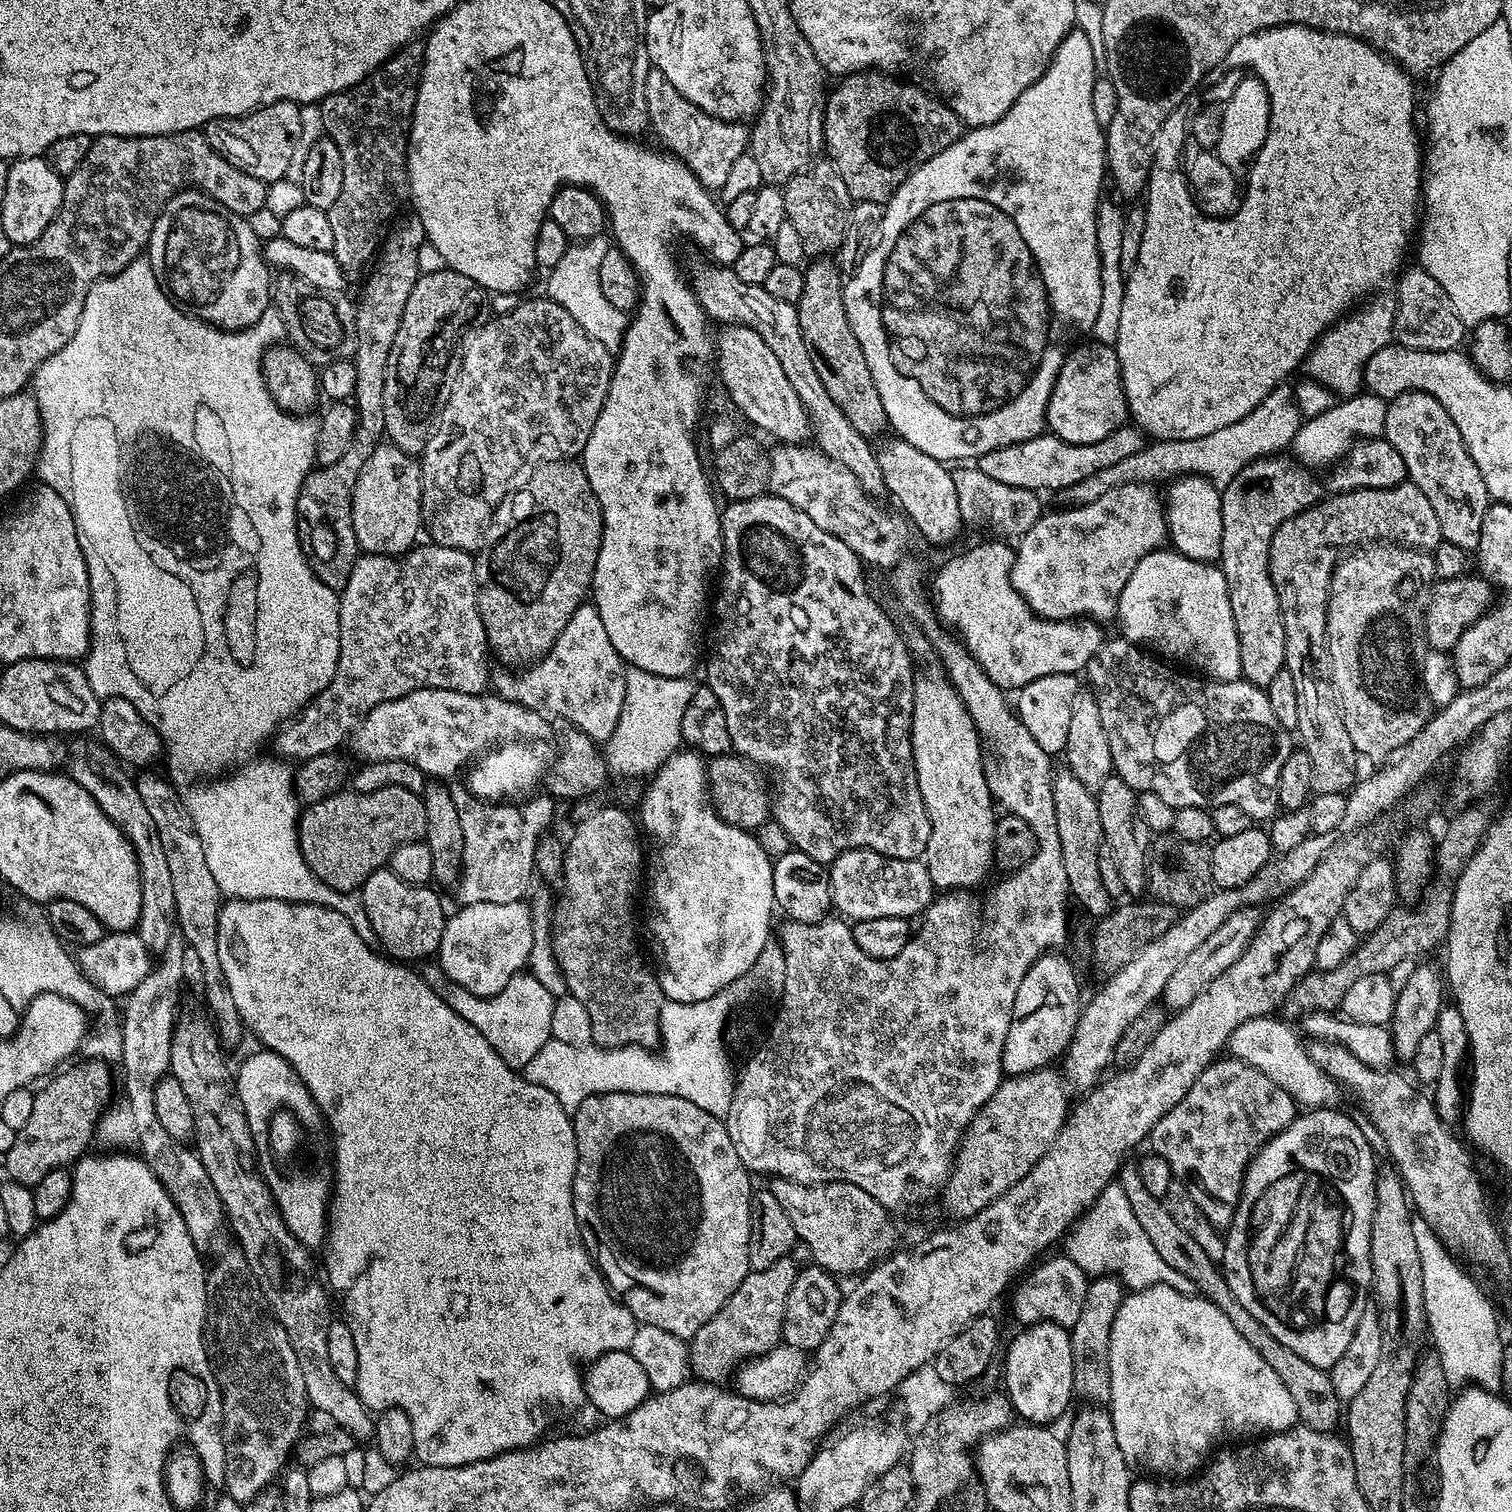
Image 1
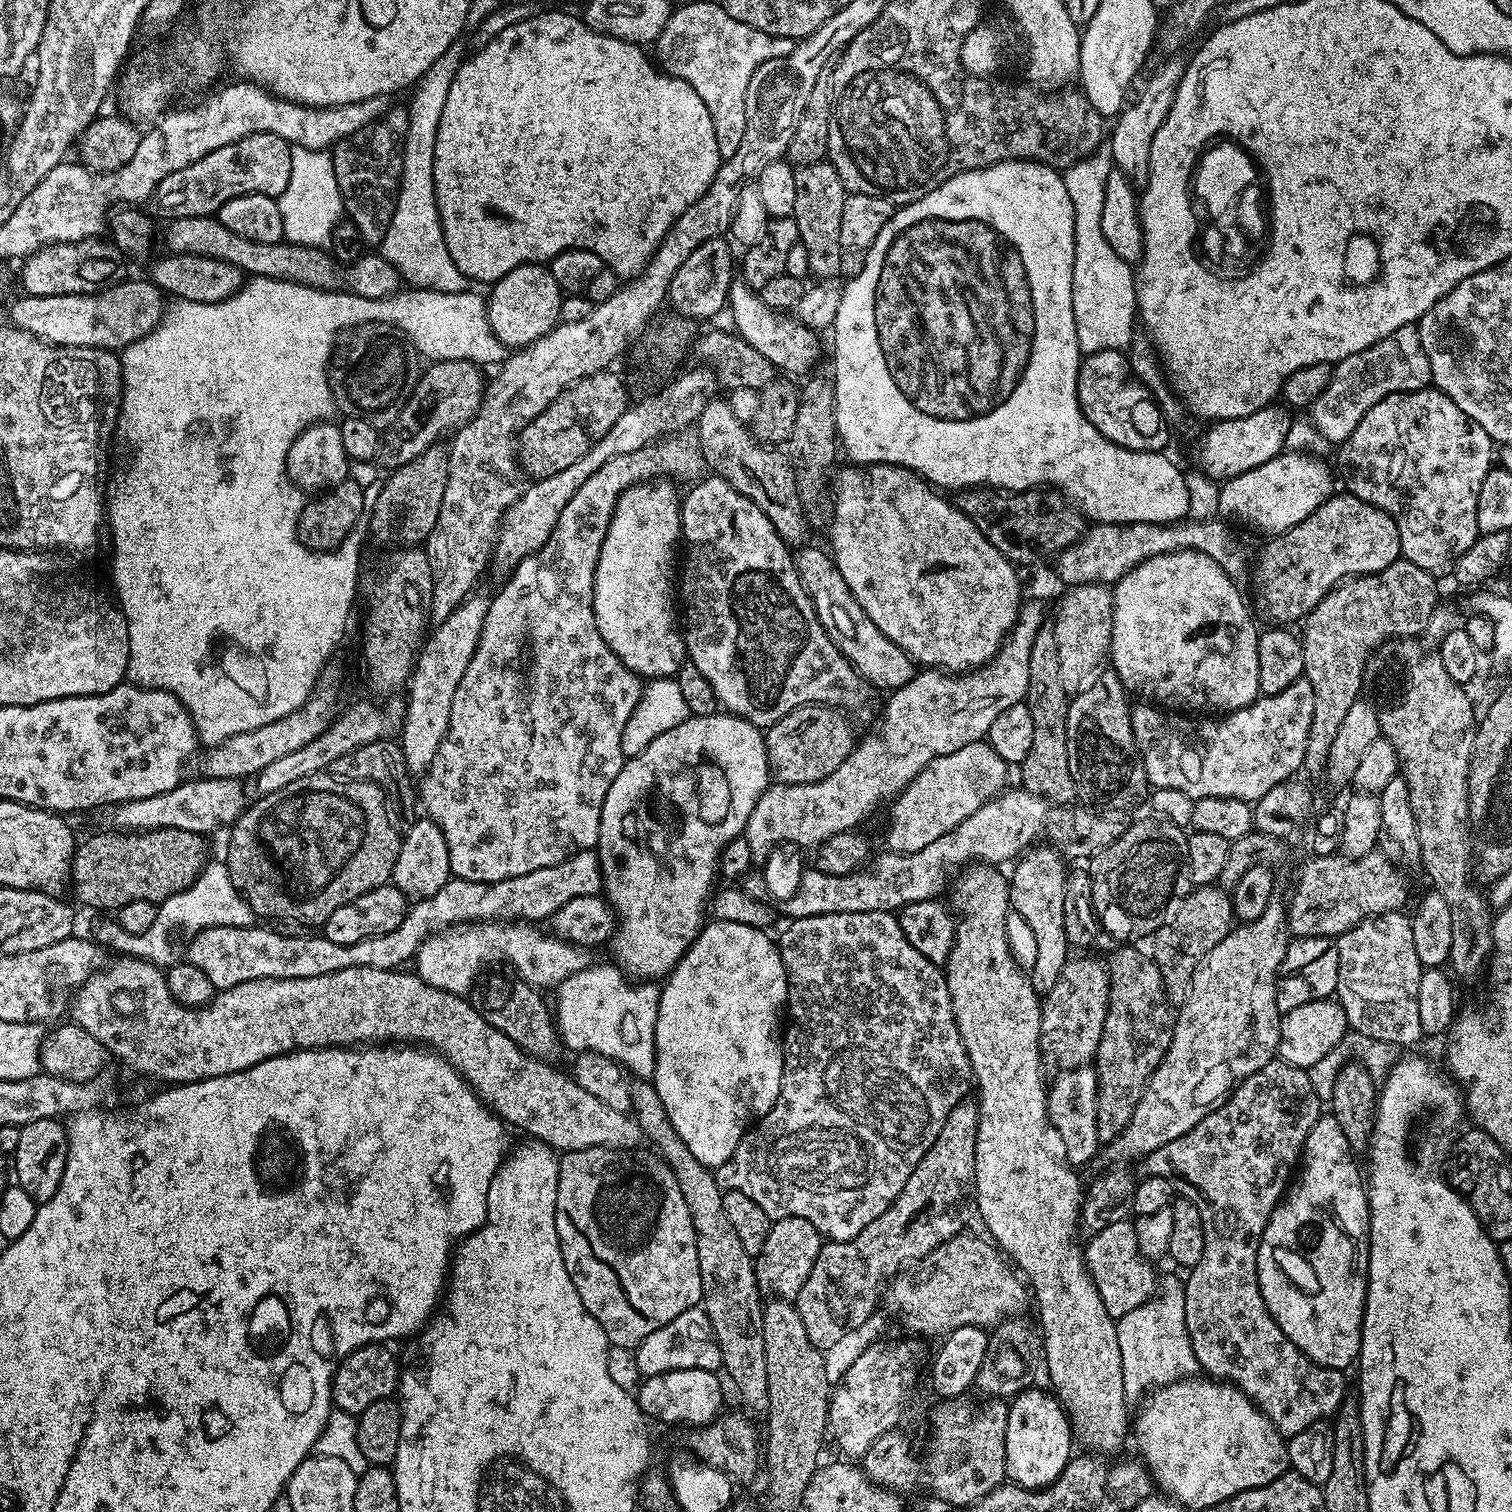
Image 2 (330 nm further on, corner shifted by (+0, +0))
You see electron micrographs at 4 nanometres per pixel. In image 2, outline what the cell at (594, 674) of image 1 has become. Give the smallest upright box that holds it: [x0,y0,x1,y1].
[418,438,706,882]

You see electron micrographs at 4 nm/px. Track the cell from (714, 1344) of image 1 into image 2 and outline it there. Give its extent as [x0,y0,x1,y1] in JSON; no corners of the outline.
[754,1216,821,1301]

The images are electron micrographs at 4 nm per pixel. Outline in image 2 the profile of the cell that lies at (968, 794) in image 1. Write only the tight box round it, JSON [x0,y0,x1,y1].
[946,863,1130,1454]

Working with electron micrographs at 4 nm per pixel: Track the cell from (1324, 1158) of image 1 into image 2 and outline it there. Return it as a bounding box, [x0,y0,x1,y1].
[1256,1114,1368,1370]

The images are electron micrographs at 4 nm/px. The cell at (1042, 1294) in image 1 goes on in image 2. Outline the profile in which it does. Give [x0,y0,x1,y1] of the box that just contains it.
[1083,1219,1158,1318]

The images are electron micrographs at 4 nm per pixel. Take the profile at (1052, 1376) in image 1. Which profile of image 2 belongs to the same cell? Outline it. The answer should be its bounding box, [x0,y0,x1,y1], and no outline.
[1006,1386,1074,1490]

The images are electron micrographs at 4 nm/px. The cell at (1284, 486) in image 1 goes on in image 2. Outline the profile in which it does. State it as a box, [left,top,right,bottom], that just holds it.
[1254,494,1401,626]

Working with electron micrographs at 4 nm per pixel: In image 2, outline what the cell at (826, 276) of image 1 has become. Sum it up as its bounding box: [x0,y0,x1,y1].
[793,160,846,277]

